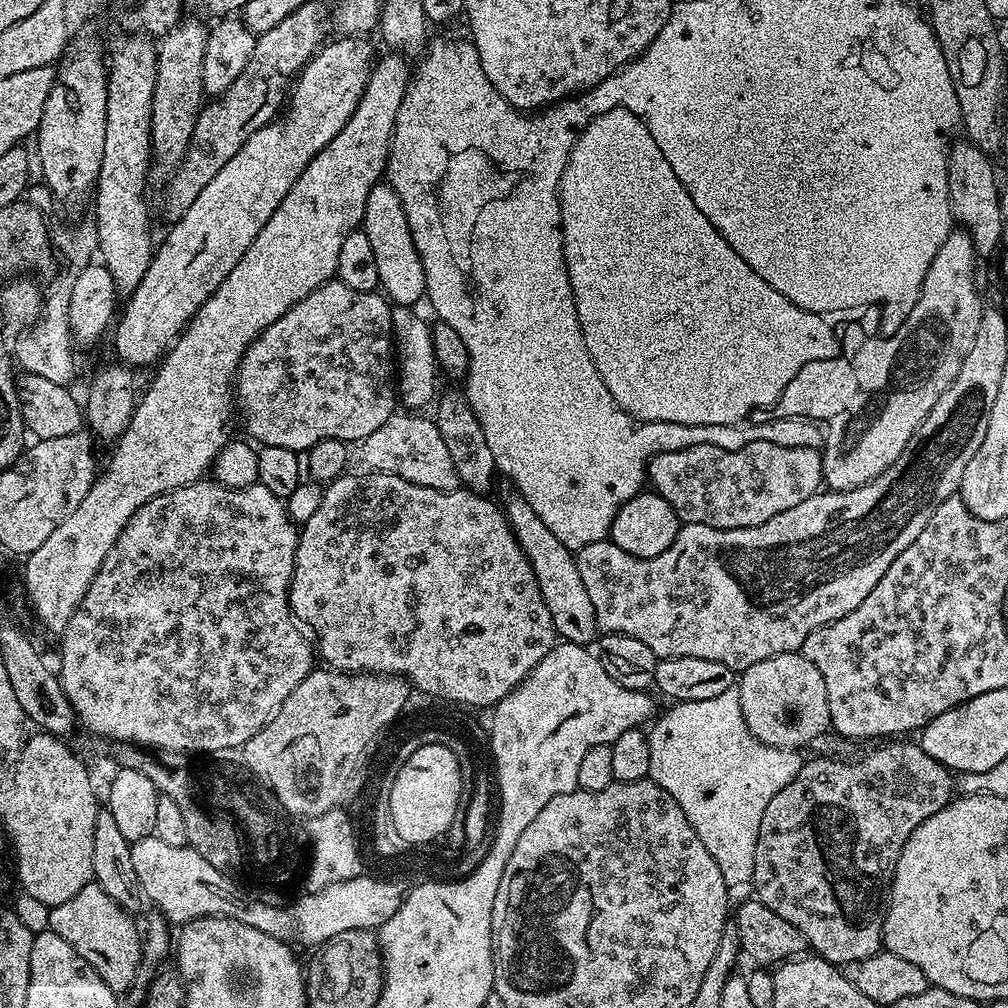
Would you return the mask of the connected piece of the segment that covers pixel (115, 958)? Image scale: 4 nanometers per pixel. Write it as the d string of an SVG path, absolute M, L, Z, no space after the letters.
M93 882L82 886L74 898L48 909L48 928L58 934L58 938L70 942L70 946L74 946L74 950L94 966L94 974L98 974L112 992L124 994L135 985L140 959L144 957L140 949L142 932L132 921L132 915L129 909L114 902L106 890Z

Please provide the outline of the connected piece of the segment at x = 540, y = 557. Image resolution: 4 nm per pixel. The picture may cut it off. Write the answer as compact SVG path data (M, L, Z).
M512 494L508 501L503 501L502 507L518 546L526 554L528 567L534 570L536 586L542 594L542 602L546 602L546 610L550 610L557 637L569 644L591 645L597 639L598 625L590 594L586 594L582 574L578 574L573 549L562 546L562 542L558 542L558 538L554 538L554 534L550 534L548 527L542 523L542 518L534 514L530 502L518 494Z

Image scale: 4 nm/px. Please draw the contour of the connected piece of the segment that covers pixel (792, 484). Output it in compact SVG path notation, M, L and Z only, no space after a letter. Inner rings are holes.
M750 442L742 450L722 450L718 446L703 444L682 450L670 450L652 457L646 469L647 483L674 510L684 524L705 524L715 528L745 528L770 522L774 514L806 502L821 491L824 478L824 457L815 448L806 446L778 446L774 442Z

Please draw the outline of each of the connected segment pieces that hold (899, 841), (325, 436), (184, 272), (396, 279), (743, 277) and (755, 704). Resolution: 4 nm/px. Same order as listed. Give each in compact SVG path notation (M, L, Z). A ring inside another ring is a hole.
M896 738L891 742L881 743L884 744L881 748L876 748L857 760L812 760L809 764L808 761L801 763L798 774L789 784L782 786L782 790L778 790L774 798L770 798L770 806L766 806L766 814L762 814L762 826L758 830L757 849L754 853L754 872L750 881L751 887L756 887L755 899L774 910L778 918L786 918L790 926L799 930L804 935L807 947L815 955L837 966L870 958L881 951L884 943L886 893L889 891L902 846L906 846L910 834L914 834L914 830L918 830L918 826L922 826L926 818L938 814L938 810L942 810L954 799L953 773L943 768L934 758L930 758L930 754L926 754L926 750L922 750L919 743L907 744L906 741L904 738Z
M338 278L327 280L322 286L318 286L306 298L284 314L276 322L270 322L266 330L262 330L250 342L250 346L244 352L240 360L240 367L236 370L234 381L234 404L238 409L238 416L244 419L248 427L247 435L260 446L286 446L286 450L294 450L298 454L307 453L318 442L323 440L342 440L345 442L363 442L367 436L374 434L382 422L386 422L398 408L398 388L394 383L394 341L392 338L392 308L389 301L379 291L363 292L346 286Z
M339 37L332 43L325 43L301 68L279 119L262 126L262 130L254 130L254 134L246 138L242 150L238 150L238 154L234 154L234 158L230 158L230 162L226 162L226 166L222 166L222 170L210 178L202 194L194 198L190 210L186 210L186 214L182 214L182 218L169 227L172 229L153 251L150 266L146 266L146 274L142 274L142 282L138 282L138 286L125 299L128 301L124 309L122 304L118 319L111 329L112 348L116 351L117 361L133 366L154 364L163 357L172 347L173 340L184 331L193 314L212 297L214 290L218 290L226 274L238 266L238 258L246 254L258 230L270 222L270 214L282 206L282 198L290 194L290 186L294 186L302 170L306 170L308 163L336 137L342 126L346 126L350 114L354 114L356 101L361 98L374 63L372 48L366 41L363 37Z
M388 183L375 184L370 190L366 198L362 230L366 238L370 238L370 247L374 249L374 258L378 262L379 291L396 306L416 306L419 300L423 301L426 289L422 258L414 246L402 202Z
M625 108L606 110L606 114L598 114L580 131L580 137L568 155L566 166L560 179L560 229L564 243L564 268L570 278L574 306L578 310L578 322L582 330L582 338L586 342L586 350L602 378L606 382L606 390L614 398L614 402L636 422L678 422L686 426L718 426L719 424L739 424L747 421L751 412L759 408L771 409L776 400L786 390L786 382L798 374L800 364L819 356L831 356L836 352L836 342L831 333L831 326L821 313L802 310L790 298L778 294L766 278L758 278L750 266L718 234L718 230L694 206L694 198L682 186L678 174L674 174L674 166L666 162L666 154L658 150L658 142L650 134L640 117Z
M783 652L754 666L743 669L738 676L742 718L764 744L775 748L804 750L815 736L830 728L830 702L826 702L826 682L818 674L818 666L800 652Z

